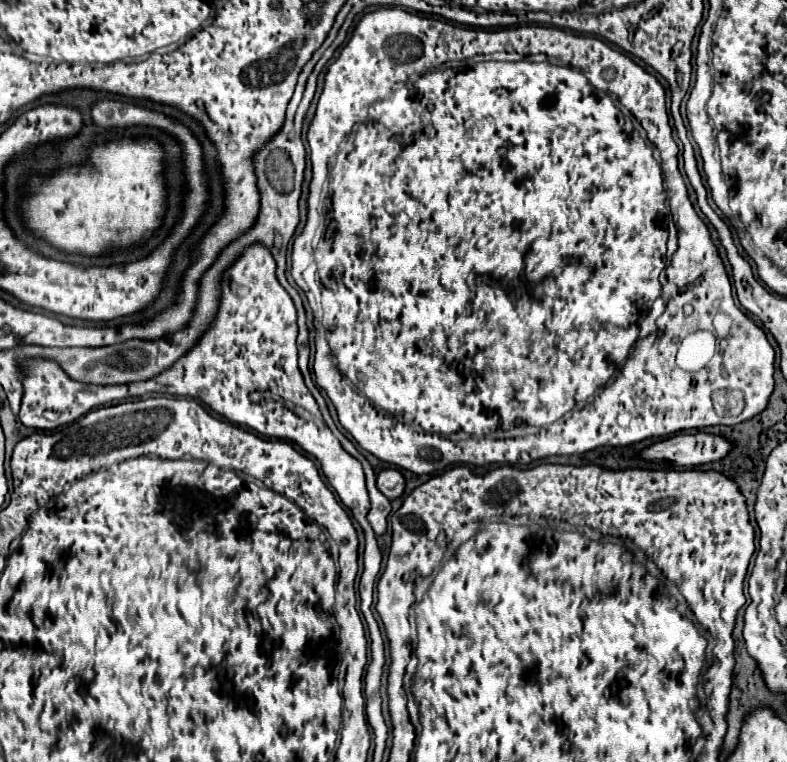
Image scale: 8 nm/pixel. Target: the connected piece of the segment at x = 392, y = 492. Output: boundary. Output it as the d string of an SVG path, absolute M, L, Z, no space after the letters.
M394 468L380 470L378 476L376 476L376 484L378 484L378 490L380 490L386 498L390 498L390 500L402 496L402 492L404 492L404 478L402 478L402 474L400 474L398 470L394 470Z

